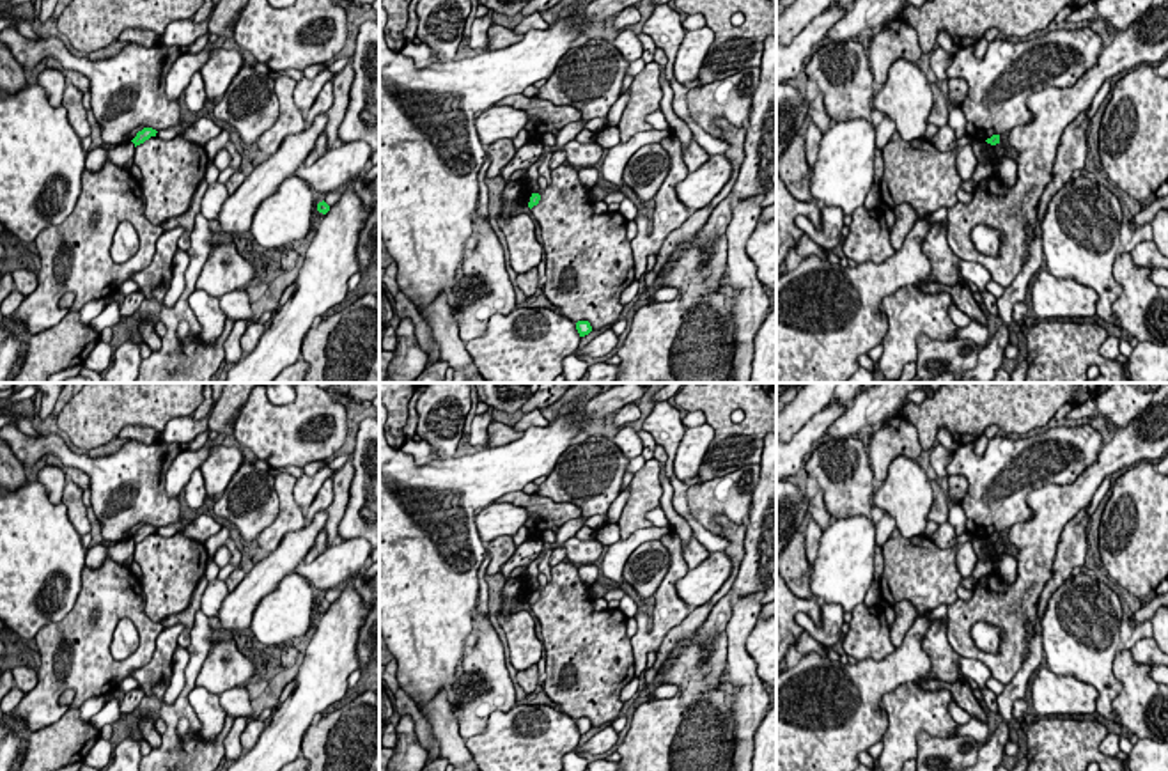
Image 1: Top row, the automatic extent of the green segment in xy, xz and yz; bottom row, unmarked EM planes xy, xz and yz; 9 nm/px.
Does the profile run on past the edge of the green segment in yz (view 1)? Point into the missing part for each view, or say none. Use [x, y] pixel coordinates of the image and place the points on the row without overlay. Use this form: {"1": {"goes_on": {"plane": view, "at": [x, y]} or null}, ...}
{"1": {"goes_on": null}}

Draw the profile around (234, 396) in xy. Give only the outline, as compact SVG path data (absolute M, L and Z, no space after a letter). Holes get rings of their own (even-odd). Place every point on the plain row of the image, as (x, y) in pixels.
M223 383L222 395L218 402L213 406L207 425L209 431L216 431L220 434L232 434L236 415L246 404L250 392L264 383Z

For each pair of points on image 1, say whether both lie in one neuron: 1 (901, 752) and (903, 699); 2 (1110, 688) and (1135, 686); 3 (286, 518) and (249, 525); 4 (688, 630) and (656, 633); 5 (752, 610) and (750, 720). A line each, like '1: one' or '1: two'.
1: one
2: two
3: two
4: two
5: one

